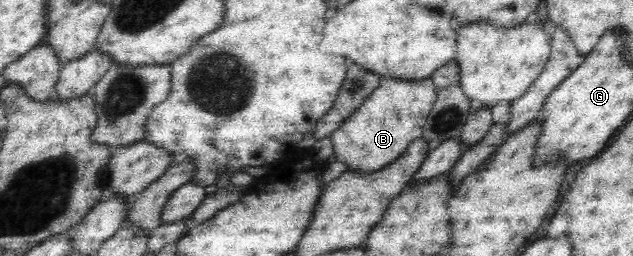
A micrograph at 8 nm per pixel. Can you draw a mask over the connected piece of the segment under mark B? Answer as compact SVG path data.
M431 77L419 79L417 82L398 78L381 78L380 85L367 96L360 107L355 108L354 115L350 115L339 129L331 133L332 142L334 142L334 159L346 163L352 171L362 174L378 171L398 159L410 143L414 142L414 139L422 138L424 125L438 97L437 89Z

